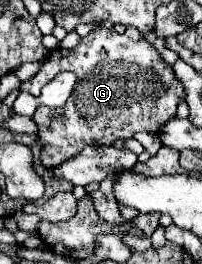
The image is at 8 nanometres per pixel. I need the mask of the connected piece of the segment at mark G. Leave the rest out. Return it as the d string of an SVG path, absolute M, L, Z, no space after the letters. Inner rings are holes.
M128 27L122 35L114 29L94 29L82 37L78 47L54 49L44 59L40 71L20 85L20 91L40 97L40 89L60 71L72 71L78 77L70 99L62 109L40 105L32 115L38 125L38 141L42 143L40 163L48 169L74 157L94 139L112 145L118 139L134 137L138 131L156 135L160 125L176 115L176 103L184 99L184 89L172 67L164 63L154 45L134 27Z

